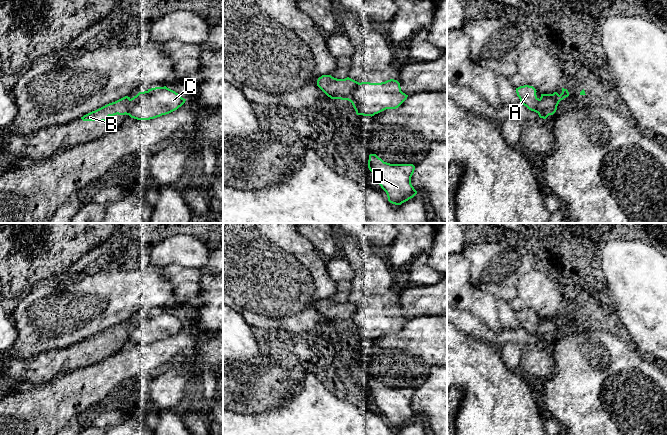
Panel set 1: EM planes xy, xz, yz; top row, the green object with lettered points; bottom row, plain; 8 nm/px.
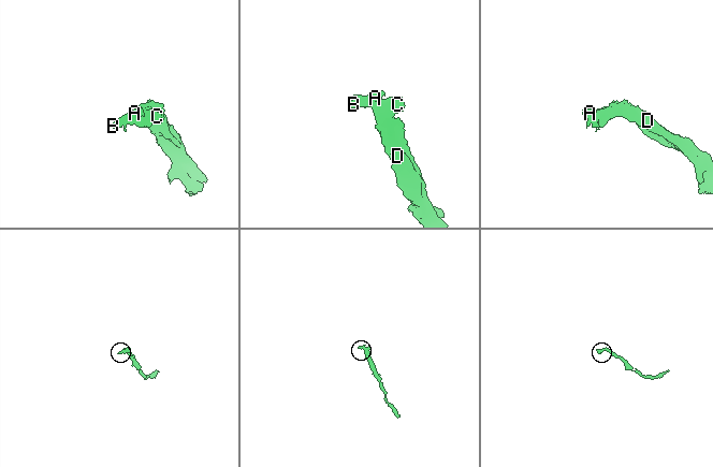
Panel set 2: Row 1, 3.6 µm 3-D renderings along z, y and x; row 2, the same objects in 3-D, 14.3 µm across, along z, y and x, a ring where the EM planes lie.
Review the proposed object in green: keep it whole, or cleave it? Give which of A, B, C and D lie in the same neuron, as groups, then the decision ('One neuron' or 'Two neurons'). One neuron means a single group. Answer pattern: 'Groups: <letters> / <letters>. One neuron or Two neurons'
Groups: A B / C D. Two neurons

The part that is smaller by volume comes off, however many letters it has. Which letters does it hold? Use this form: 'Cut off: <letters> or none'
Cut off: A, B

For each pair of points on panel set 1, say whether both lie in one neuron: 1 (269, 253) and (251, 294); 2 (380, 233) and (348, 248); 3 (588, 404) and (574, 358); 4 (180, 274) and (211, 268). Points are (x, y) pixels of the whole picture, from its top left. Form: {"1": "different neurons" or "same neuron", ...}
{"1": "same neuron", "2": "different neurons", "3": "same neuron", "4": "same neuron"}

